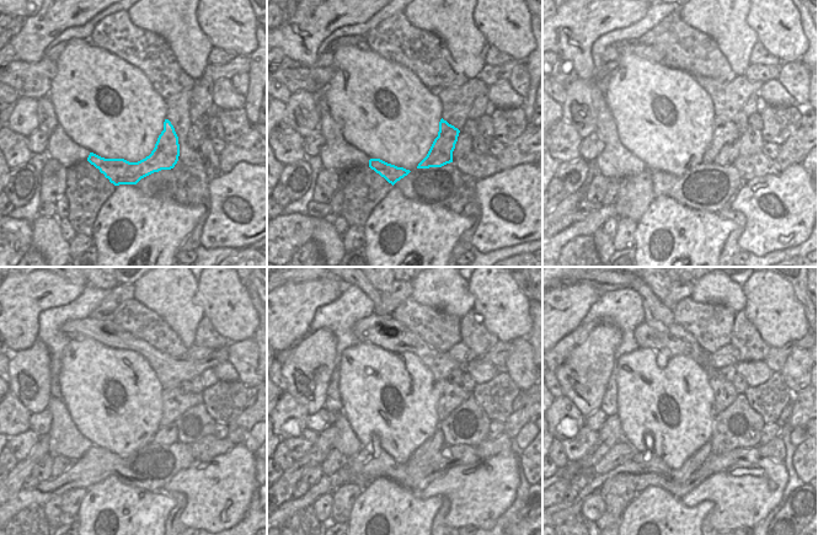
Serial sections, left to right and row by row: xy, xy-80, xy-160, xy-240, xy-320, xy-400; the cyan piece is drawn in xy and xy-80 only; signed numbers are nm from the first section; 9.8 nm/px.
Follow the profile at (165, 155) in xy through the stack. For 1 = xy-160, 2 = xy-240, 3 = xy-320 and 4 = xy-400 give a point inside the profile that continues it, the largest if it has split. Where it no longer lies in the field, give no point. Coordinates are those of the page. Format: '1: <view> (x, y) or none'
1: xy-160 (725, 132)
2: xy-240 (175, 402)
3: xy-320 (448, 396)
4: xy-400 (725, 392)

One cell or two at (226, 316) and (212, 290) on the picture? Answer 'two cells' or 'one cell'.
one cell

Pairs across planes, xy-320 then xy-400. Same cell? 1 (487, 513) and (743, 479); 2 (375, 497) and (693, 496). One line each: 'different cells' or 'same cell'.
1: same cell
2: different cells

